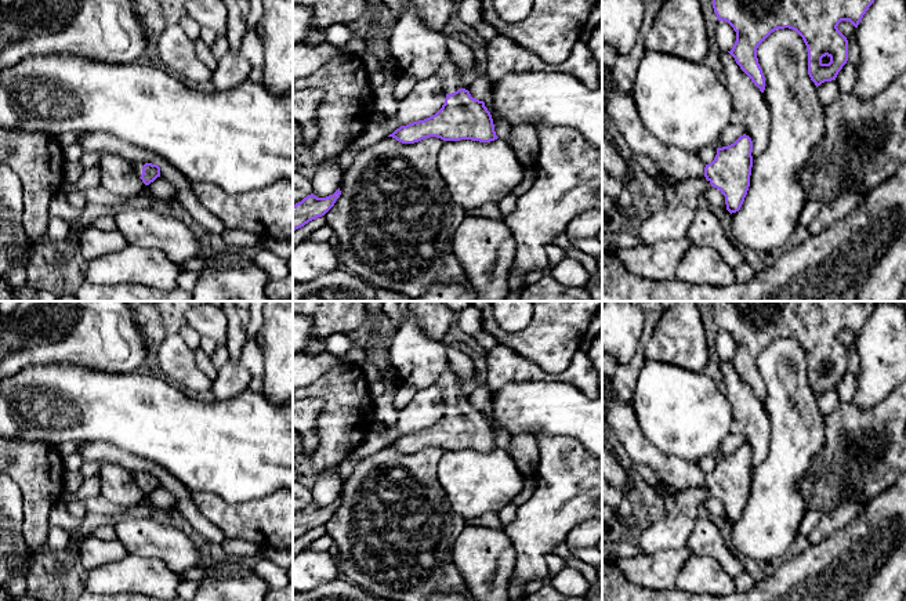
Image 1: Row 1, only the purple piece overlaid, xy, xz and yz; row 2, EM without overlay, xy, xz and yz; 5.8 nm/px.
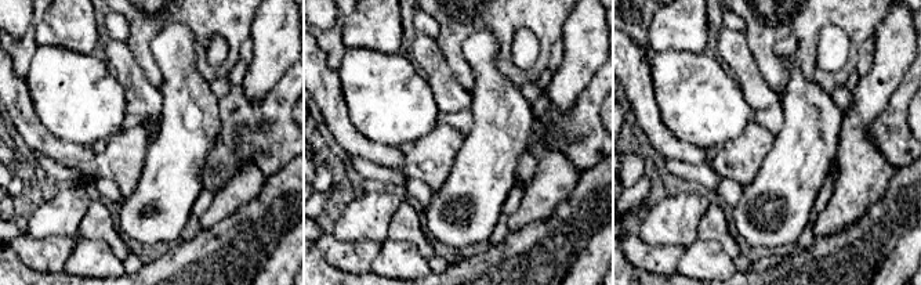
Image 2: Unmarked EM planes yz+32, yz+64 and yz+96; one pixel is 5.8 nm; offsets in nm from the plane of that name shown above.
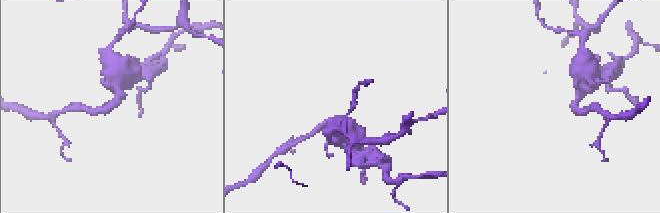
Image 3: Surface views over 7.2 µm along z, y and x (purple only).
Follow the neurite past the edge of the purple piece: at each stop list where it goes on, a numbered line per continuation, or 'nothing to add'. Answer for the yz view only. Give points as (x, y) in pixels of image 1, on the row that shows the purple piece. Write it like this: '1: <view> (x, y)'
1: yz (678, 163)

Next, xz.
1: xz (452, 78)

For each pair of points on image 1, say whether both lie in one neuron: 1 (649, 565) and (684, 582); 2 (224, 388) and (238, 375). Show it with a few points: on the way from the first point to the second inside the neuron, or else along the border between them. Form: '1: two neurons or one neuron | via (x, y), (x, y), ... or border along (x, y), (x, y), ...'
1: two neurons | border along (692, 554), (676, 578), (674, 586)
2: one neuron | via (227, 386), (235, 377)

